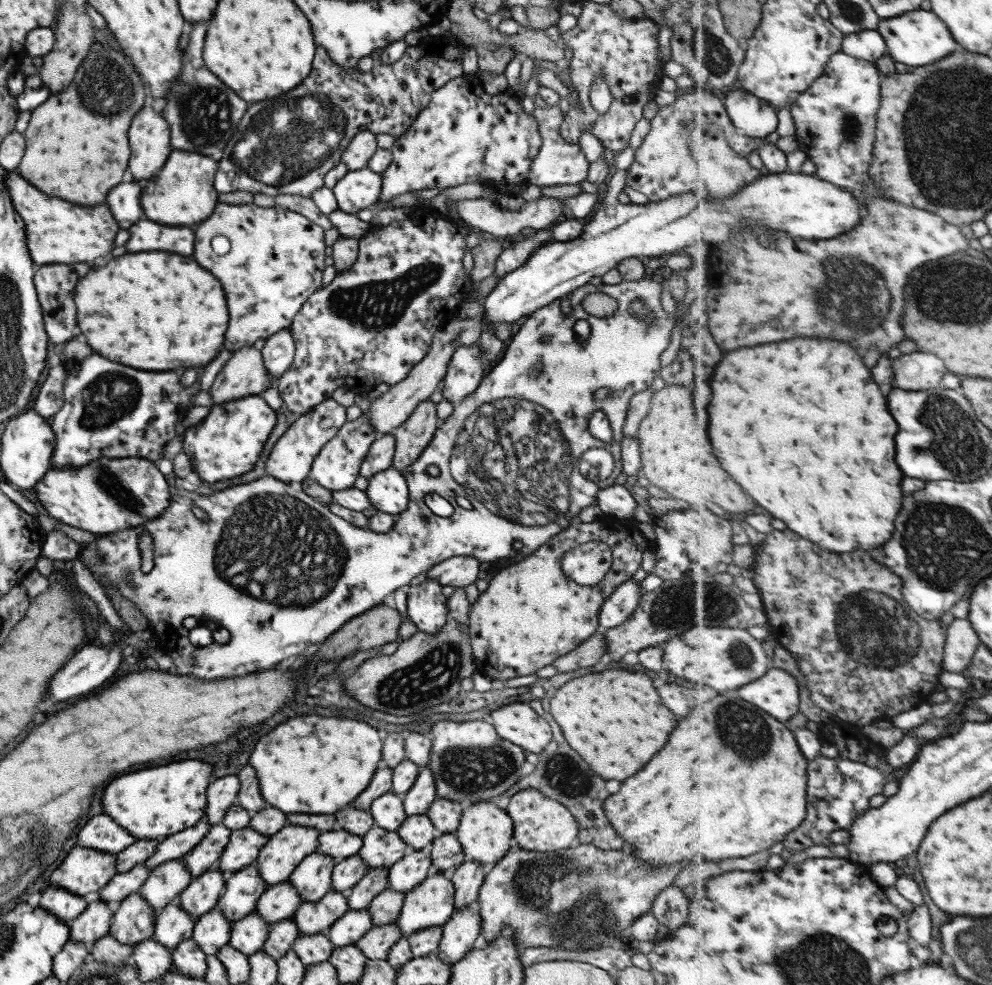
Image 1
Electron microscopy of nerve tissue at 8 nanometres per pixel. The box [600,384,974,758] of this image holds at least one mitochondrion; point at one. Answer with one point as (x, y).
(889, 640)

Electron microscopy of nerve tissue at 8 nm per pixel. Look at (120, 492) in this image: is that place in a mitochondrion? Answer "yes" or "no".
yes

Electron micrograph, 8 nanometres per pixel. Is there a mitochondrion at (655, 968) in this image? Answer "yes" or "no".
no

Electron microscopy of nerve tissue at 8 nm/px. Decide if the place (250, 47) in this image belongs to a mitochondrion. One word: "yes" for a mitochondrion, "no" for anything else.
no

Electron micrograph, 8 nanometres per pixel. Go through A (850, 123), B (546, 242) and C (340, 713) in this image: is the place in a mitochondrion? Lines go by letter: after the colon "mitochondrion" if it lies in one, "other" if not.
A: mitochondrion
B: other
C: other

